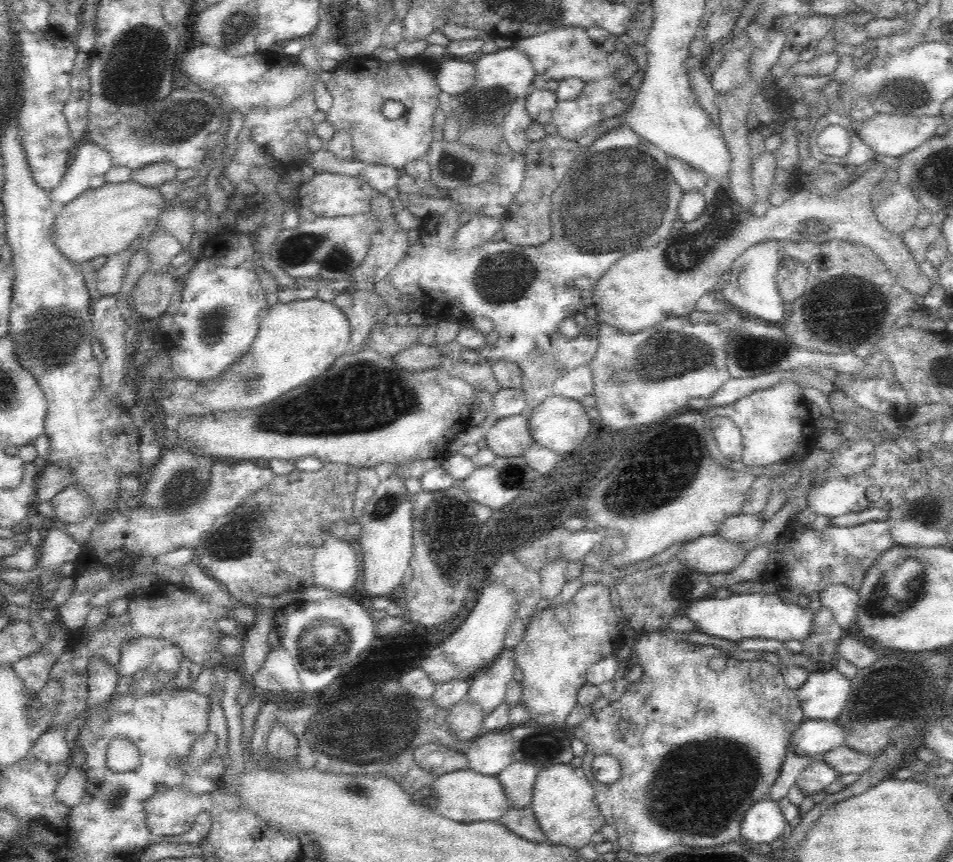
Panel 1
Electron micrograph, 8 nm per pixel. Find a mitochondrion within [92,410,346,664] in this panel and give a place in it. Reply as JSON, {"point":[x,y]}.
{"point":[228,543]}

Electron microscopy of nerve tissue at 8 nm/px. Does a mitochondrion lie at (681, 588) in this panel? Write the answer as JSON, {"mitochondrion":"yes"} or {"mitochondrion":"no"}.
{"mitochondrion":"yes"}

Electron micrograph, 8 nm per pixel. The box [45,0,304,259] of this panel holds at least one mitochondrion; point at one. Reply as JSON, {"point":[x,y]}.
{"point":[124,84]}

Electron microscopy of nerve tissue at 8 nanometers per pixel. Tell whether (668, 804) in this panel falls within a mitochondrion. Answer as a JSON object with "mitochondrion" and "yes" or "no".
{"mitochondrion":"yes"}

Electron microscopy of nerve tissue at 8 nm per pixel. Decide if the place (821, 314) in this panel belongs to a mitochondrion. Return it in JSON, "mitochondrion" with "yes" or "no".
{"mitochondrion":"yes"}

